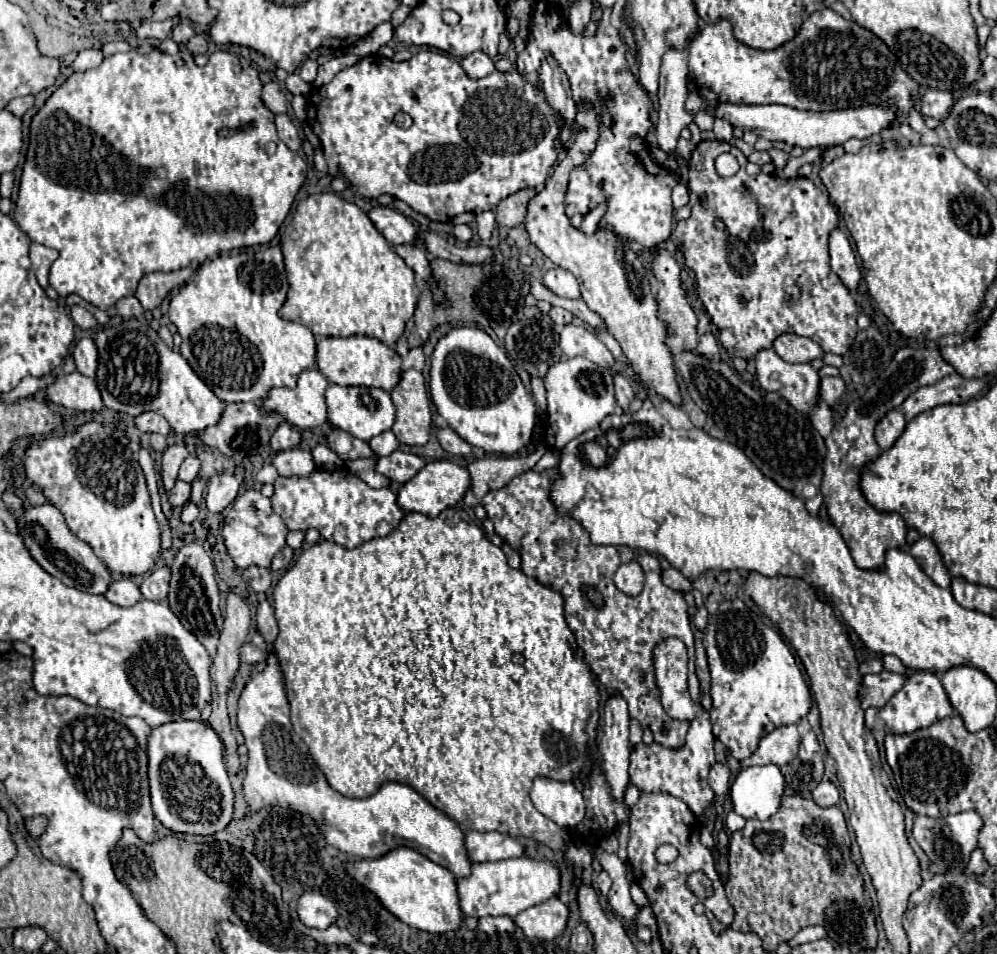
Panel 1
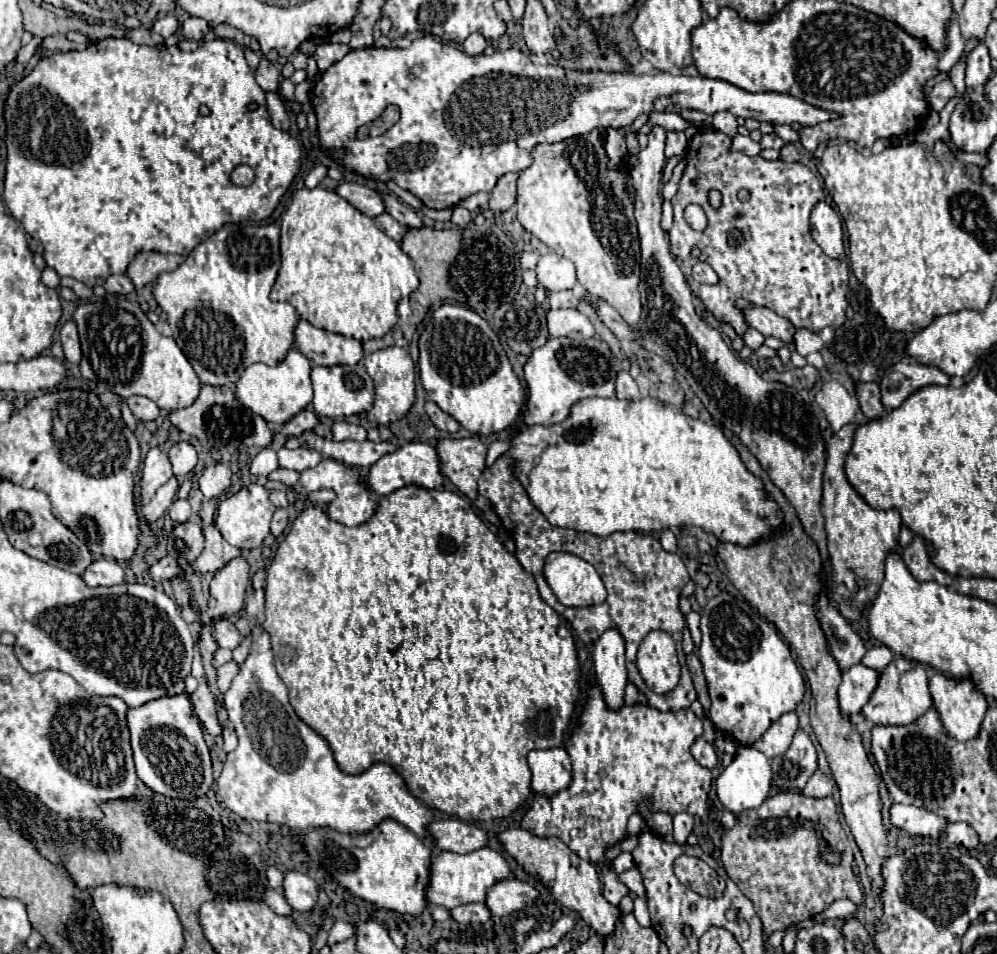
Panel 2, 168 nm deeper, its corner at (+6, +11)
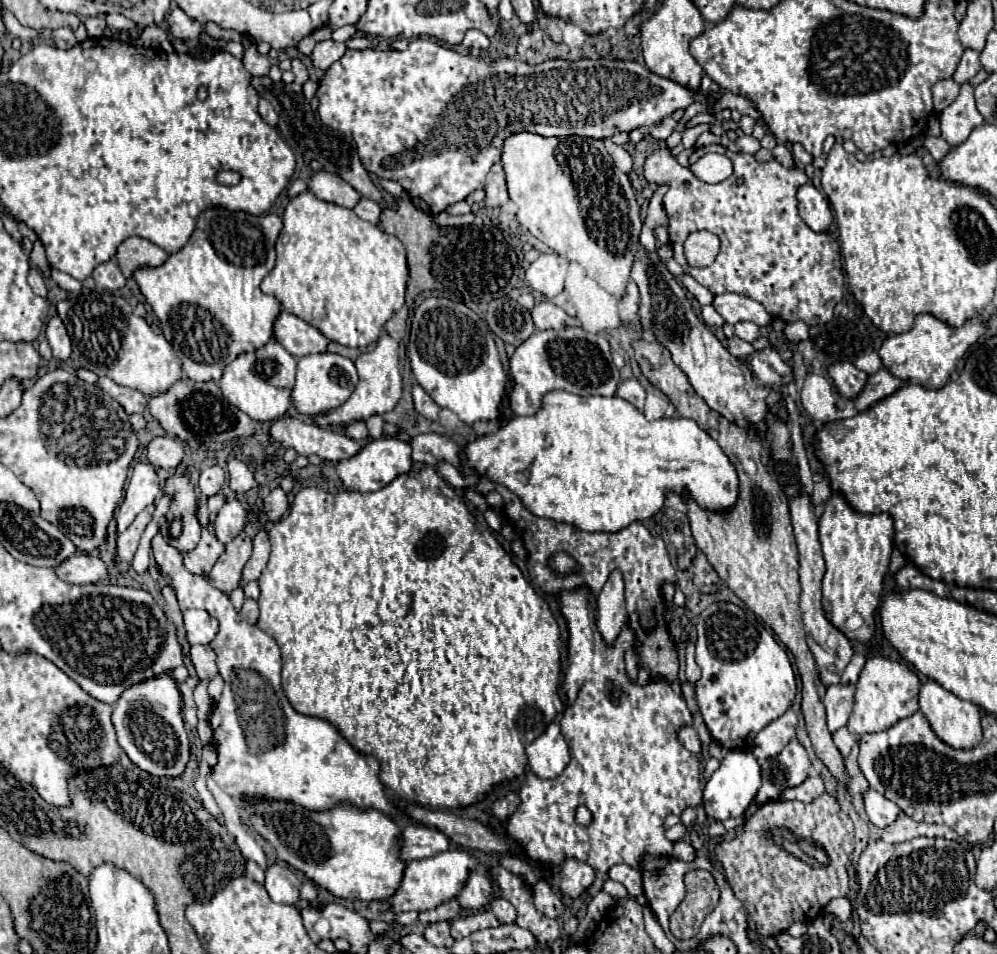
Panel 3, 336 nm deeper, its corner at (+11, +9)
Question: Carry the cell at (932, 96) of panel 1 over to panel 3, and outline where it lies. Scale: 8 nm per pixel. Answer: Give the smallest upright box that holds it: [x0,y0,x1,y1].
[933,78,959,112]

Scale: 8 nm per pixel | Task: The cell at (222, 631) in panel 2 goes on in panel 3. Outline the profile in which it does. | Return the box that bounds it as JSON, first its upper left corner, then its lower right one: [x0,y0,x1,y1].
[183,610,217,644]

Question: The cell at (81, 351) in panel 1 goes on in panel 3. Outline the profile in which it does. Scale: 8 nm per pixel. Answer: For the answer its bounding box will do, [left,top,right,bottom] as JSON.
[45,316,71,360]

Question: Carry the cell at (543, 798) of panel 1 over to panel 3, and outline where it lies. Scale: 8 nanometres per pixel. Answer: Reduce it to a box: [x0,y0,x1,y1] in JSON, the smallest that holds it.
[527,722,571,778]

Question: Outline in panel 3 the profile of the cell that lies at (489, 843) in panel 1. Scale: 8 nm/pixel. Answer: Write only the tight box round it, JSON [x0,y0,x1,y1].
[399,824,449,862]

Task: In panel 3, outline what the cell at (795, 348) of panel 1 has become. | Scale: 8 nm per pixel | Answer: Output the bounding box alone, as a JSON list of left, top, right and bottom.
[711,294,771,326]

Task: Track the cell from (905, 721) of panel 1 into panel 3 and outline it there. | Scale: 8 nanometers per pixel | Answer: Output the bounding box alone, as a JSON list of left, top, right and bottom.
[847,656,921,736]

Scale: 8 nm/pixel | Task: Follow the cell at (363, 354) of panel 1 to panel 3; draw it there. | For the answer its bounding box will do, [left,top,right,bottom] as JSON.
[273,310,327,358]

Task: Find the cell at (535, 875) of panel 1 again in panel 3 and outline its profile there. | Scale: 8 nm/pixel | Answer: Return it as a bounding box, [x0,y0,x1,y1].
[389,850,477,912]

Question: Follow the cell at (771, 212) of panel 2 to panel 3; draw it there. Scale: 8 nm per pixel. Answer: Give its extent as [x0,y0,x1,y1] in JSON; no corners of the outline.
[643,144,845,324]

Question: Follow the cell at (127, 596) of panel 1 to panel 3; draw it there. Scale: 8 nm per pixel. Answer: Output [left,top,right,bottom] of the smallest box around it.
[55,554,107,584]

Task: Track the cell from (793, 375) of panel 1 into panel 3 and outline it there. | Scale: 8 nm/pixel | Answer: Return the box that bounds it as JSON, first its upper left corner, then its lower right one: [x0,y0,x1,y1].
[735,322,759,342]

